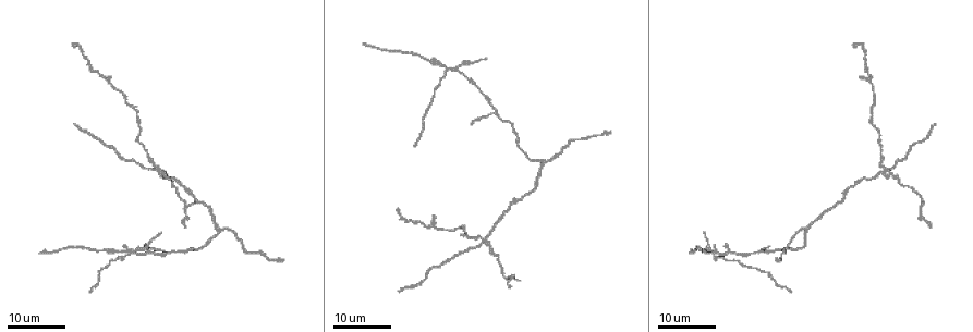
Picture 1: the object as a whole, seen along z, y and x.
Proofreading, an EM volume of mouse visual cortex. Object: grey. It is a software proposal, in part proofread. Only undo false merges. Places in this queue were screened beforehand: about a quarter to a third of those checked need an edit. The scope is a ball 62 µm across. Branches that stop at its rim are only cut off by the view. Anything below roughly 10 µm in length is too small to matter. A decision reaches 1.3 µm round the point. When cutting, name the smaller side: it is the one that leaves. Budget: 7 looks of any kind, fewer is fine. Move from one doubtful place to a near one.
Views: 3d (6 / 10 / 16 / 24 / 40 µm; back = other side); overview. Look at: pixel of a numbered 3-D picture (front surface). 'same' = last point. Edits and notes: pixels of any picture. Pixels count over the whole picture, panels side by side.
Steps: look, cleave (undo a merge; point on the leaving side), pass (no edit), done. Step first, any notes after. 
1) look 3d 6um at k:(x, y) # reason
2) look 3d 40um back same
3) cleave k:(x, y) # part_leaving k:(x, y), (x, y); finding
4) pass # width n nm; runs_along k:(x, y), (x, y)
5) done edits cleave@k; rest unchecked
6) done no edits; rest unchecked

look 3d 24um at 1:(219, 229)

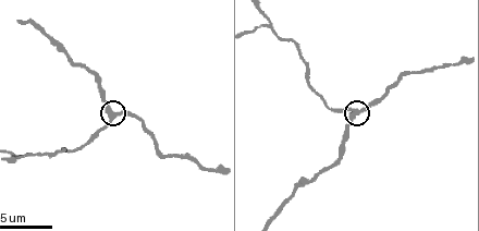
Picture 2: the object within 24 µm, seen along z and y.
look 3d 6um at 2:(358, 110) # zoom in

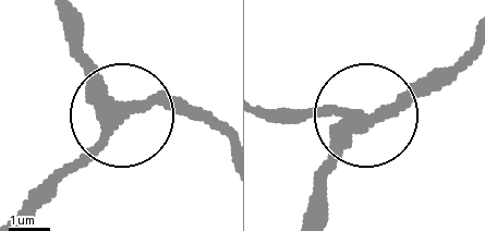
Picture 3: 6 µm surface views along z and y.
pass # runs_along 3:(306, 219), (327, 159), (449, 70); continuous, no second neuron

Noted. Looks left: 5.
look 3d 16um at 1:(127, 254) # four or more arms meet

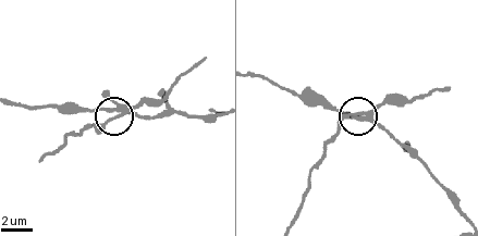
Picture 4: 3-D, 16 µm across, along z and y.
look 3d 6um at 4:(115, 116)

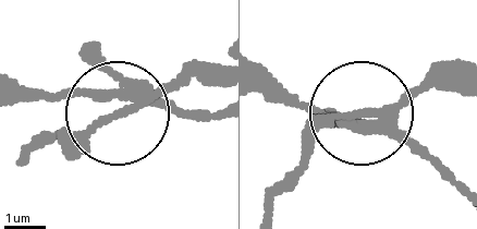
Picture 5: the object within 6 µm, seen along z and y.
cleave 5:(187, 74) # two neurons meet here

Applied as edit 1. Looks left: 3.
look overview # redraw

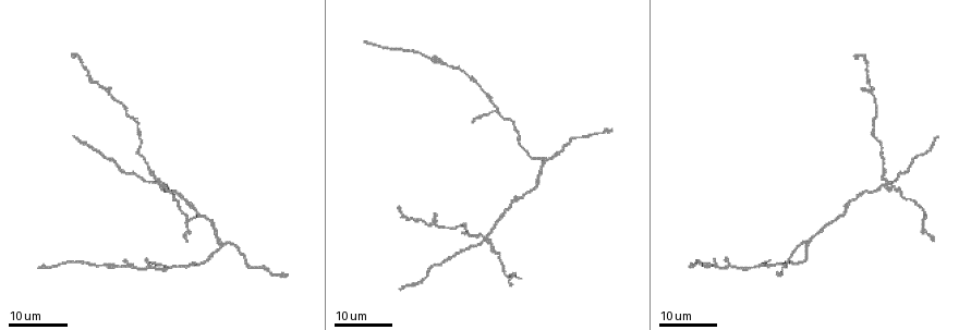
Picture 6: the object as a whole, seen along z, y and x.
look 3d 24um at 6:(888, 182) # thin arm on a thick one

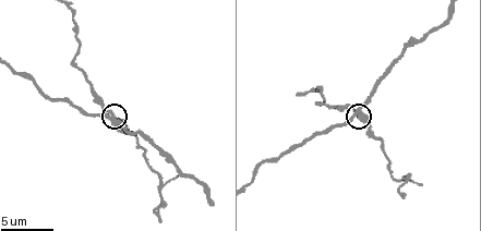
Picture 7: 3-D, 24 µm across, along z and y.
look 3d 6um at 7:(113, 112)

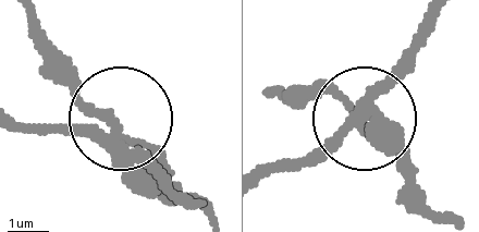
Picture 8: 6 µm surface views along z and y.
cleave 8:(164, 156) # width 240 nm; part_leaving 8:(111, 124), (38, 23); a second neuron is stuck on

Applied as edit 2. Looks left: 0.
done edits cleave@5, cleave@8; rest unchecked

